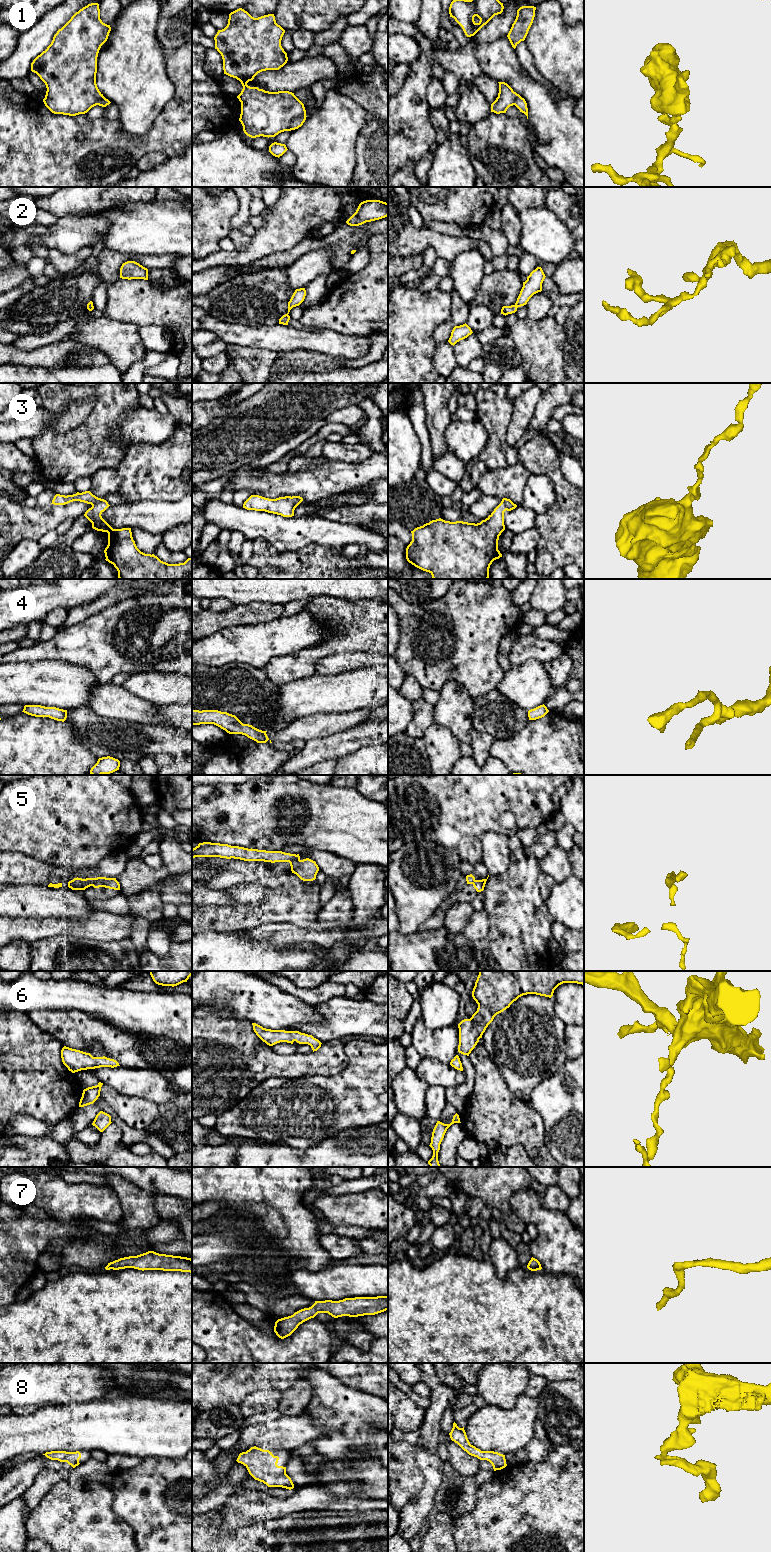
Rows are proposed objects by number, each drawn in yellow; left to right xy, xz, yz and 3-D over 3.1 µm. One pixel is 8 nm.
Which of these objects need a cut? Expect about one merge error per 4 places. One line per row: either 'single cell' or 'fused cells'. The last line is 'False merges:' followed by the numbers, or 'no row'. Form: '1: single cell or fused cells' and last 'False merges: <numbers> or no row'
1: fused cells
2: single cell
3: single cell
4: single cell
5: fused cells
6: single cell
7: single cell
8: single cell
False merges: 1, 5

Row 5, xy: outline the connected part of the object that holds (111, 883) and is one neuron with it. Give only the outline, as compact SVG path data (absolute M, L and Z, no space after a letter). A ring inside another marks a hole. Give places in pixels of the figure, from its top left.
M107 878L106 880L97 881L92 886L94 888L105 887L114 890L120 890L120 884L116 878Z

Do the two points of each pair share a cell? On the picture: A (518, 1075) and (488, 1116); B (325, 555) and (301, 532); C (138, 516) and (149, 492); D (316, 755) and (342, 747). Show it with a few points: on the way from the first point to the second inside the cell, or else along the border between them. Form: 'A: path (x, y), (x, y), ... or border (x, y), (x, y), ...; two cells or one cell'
A: border (498, 1067), (507, 1086), (519, 1098), (529, 1101); two cells
B: border (337, 548), (306, 545), (292, 551); two cells
C: border (169, 500), (138, 500), (127, 503); two cells
D: path (322, 750), (336, 747); one cell

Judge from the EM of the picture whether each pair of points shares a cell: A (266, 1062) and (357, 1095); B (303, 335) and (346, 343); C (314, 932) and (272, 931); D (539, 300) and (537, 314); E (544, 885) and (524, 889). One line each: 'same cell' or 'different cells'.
A: different cells
B: same cell
C: same cell
D: same cell
E: different cells

